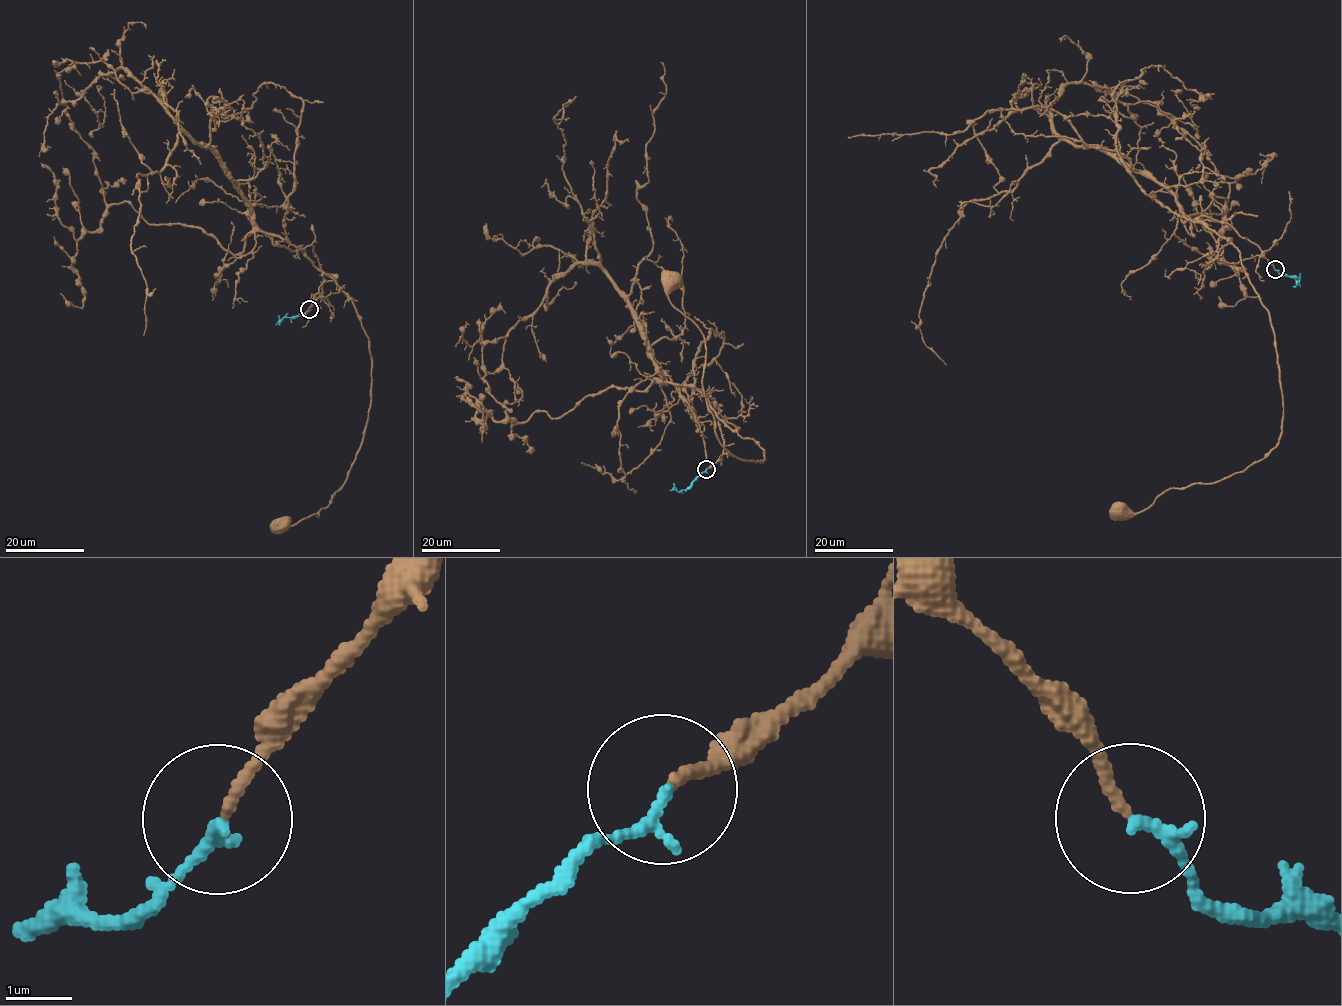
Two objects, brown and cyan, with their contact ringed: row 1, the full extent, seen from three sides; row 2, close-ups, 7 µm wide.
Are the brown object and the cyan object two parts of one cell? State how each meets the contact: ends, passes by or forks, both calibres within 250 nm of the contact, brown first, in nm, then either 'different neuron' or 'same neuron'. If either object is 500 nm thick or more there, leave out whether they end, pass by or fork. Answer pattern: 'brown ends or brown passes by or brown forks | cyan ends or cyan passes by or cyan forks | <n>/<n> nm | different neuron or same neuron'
brown ends | cyan ends | 140/190 nm | same neuron

